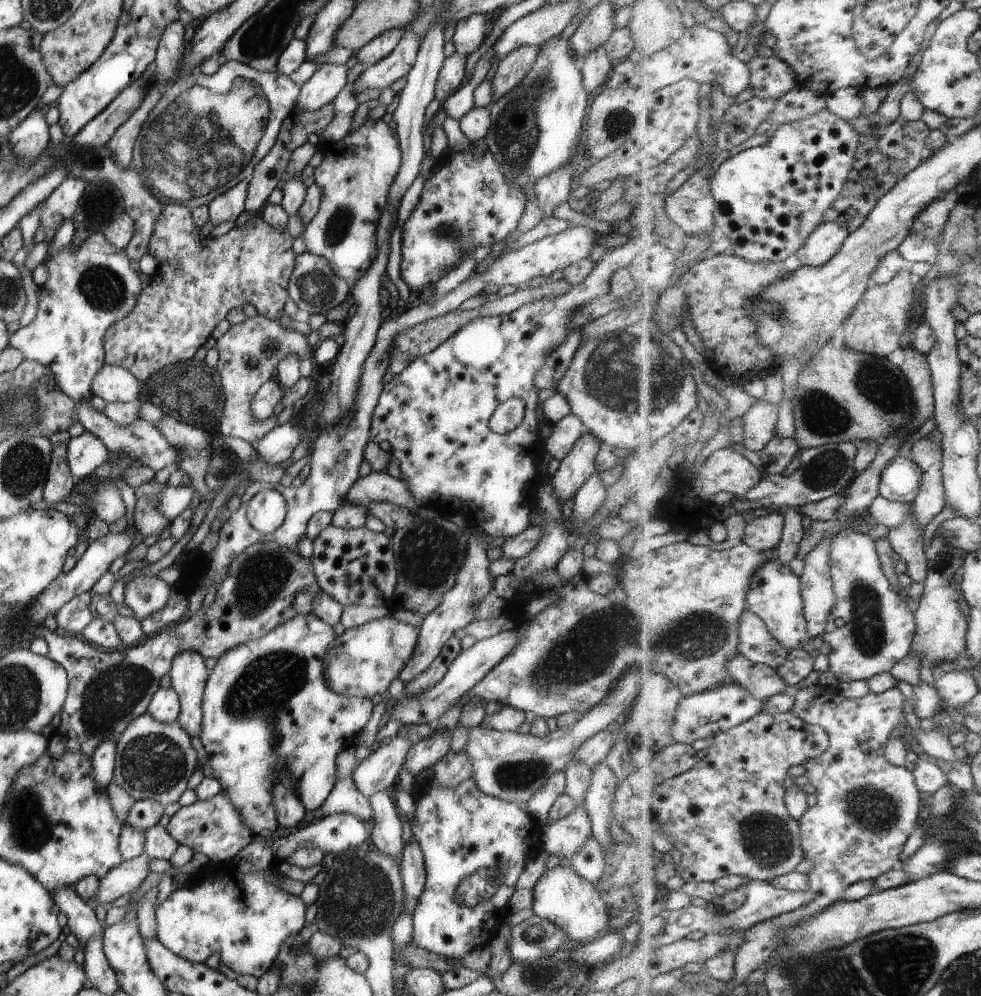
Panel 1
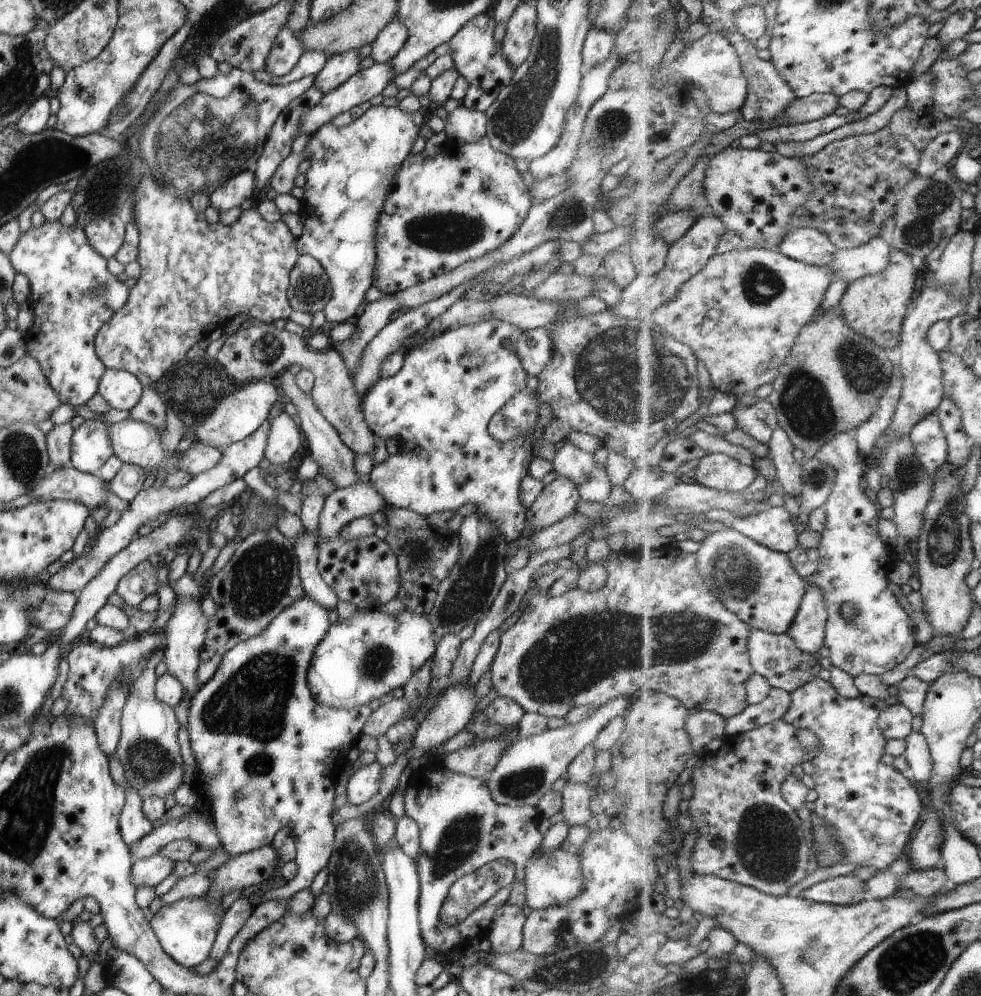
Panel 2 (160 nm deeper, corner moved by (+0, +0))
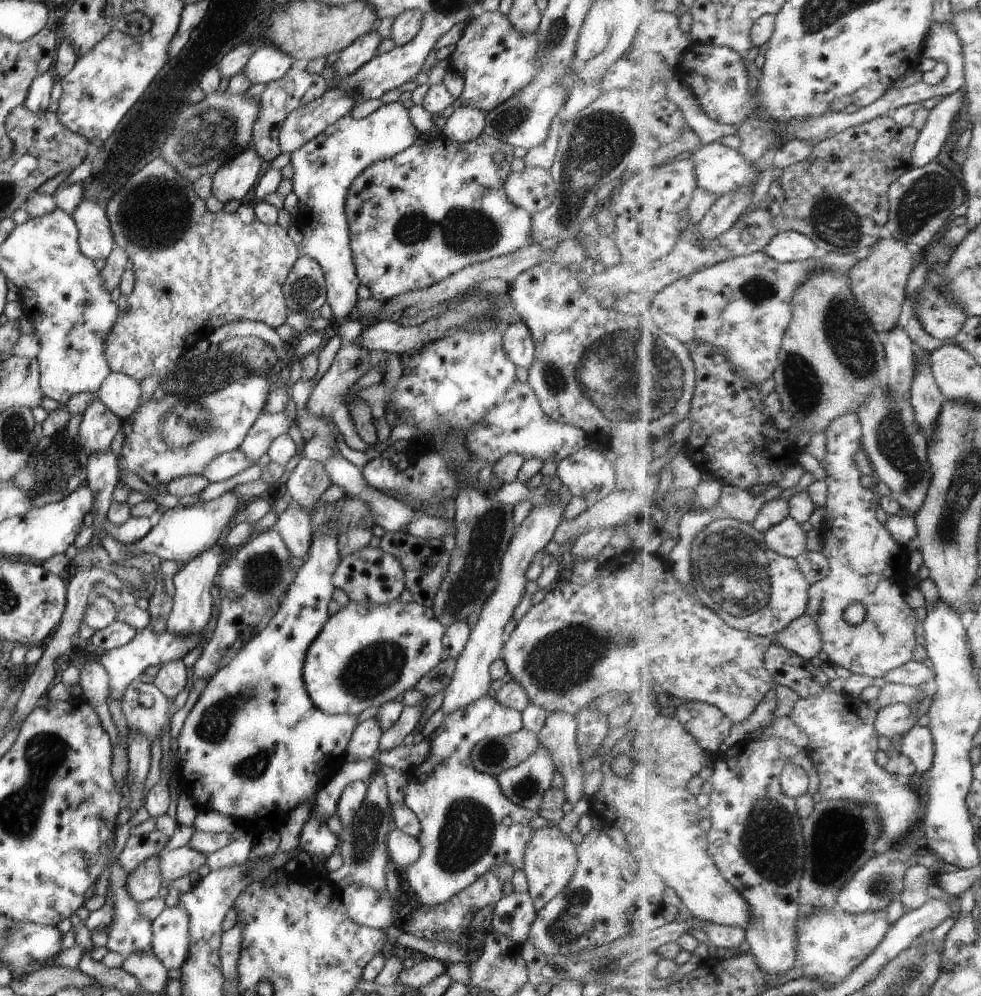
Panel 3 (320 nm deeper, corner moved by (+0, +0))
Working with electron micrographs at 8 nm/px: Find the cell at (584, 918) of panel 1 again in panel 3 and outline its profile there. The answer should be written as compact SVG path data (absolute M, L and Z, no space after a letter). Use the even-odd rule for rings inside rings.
M546 825L532 830L531 838L527 841L522 856L522 871L526 876L528 895L532 898L532 905L538 911L545 906L555 894L571 880L576 865L577 850L575 845L557 825Z

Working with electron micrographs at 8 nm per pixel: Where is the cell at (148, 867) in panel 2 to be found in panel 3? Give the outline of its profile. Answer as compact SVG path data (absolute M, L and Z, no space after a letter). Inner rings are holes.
M189 845L164 852L158 860L161 878L172 881L180 876L194 874L200 866L205 865L205 857L206 854Z

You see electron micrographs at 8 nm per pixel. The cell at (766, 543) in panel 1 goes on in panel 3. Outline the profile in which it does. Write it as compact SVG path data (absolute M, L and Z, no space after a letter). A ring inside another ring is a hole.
M791 516L763 534L771 550L783 556L796 559L806 551L808 533Z

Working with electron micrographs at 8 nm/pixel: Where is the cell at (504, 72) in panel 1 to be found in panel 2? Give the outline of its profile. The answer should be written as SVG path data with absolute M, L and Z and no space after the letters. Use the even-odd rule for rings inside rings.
M523 1L511 10L505 22L505 33L500 47L513 70L525 60L529 52L535 23L536 6L533 2Z

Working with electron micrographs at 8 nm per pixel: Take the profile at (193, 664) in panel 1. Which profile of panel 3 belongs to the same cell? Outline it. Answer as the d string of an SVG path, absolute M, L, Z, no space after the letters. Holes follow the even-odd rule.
M219 541L201 552L201 554L188 560L182 568L175 572L172 577L175 590L172 596L172 609L166 618L166 629L169 632L184 637L195 633L200 634L205 628L206 624L211 620L213 598L210 590L215 586L216 577L226 558L226 549Z

